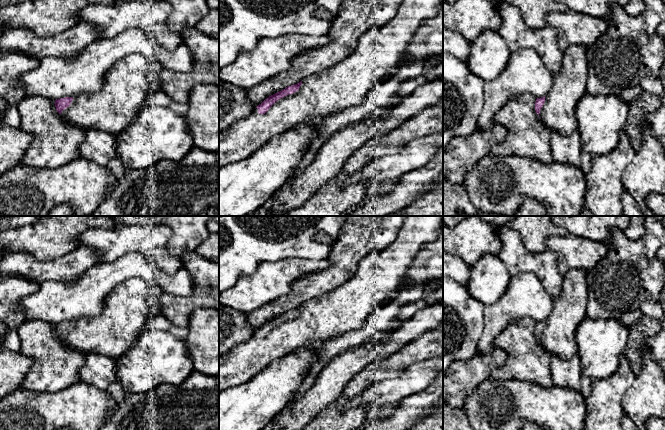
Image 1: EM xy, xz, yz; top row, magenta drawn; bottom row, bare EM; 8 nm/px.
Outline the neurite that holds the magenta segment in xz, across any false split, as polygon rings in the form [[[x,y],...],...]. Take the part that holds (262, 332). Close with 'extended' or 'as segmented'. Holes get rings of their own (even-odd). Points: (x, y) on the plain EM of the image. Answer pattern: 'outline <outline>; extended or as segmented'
outline [[[406,216],[399,227],[396,239],[384,250],[368,253],[358,264],[351,279],[334,290],[269,320],[248,341],[239,343],[228,353],[220,355],[219,392],[248,382],[272,362],[298,349],[320,348],[321,343],[325,340],[362,328],[372,311],[389,301],[391,295],[404,283],[406,273],[422,247],[438,238],[442,220],[443,216]]]; extended

